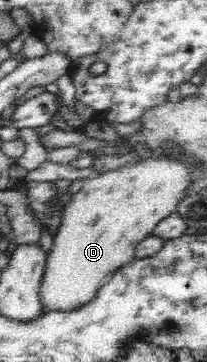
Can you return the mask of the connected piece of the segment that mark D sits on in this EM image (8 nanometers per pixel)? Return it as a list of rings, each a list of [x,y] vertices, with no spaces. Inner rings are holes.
[[[151,158],[133,162],[115,171],[84,179],[84,184],[62,207],[59,227],[53,236],[53,243],[47,251],[41,283],[39,300],[44,313],[59,311],[71,313],[79,311],[98,294],[110,277],[124,265],[135,259],[136,247],[149,236],[155,225],[175,211],[179,199],[185,195],[189,185],[189,170],[175,160]]]

